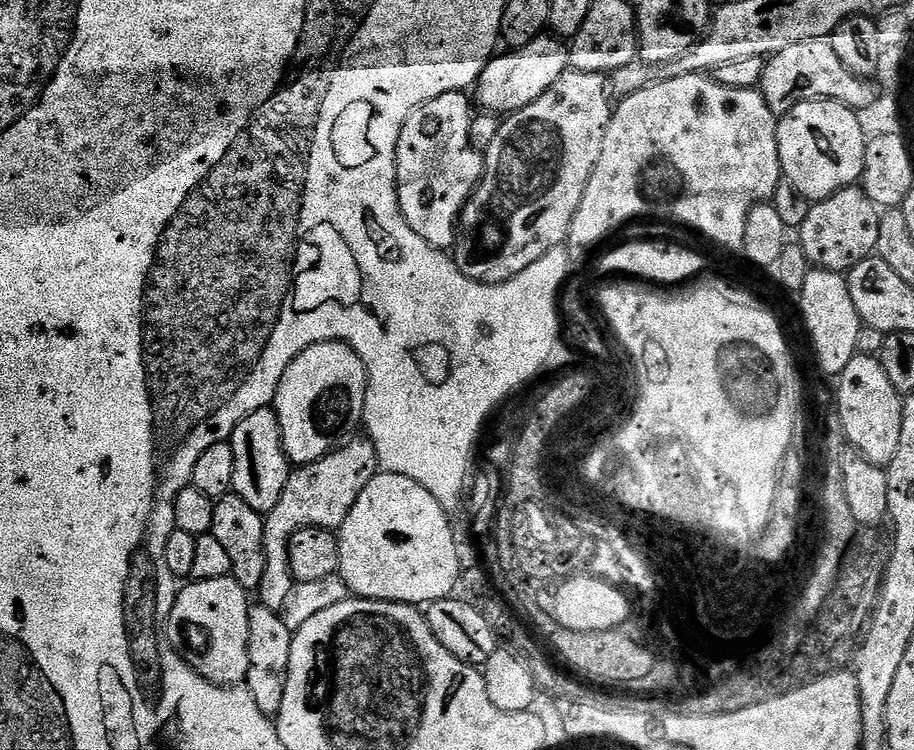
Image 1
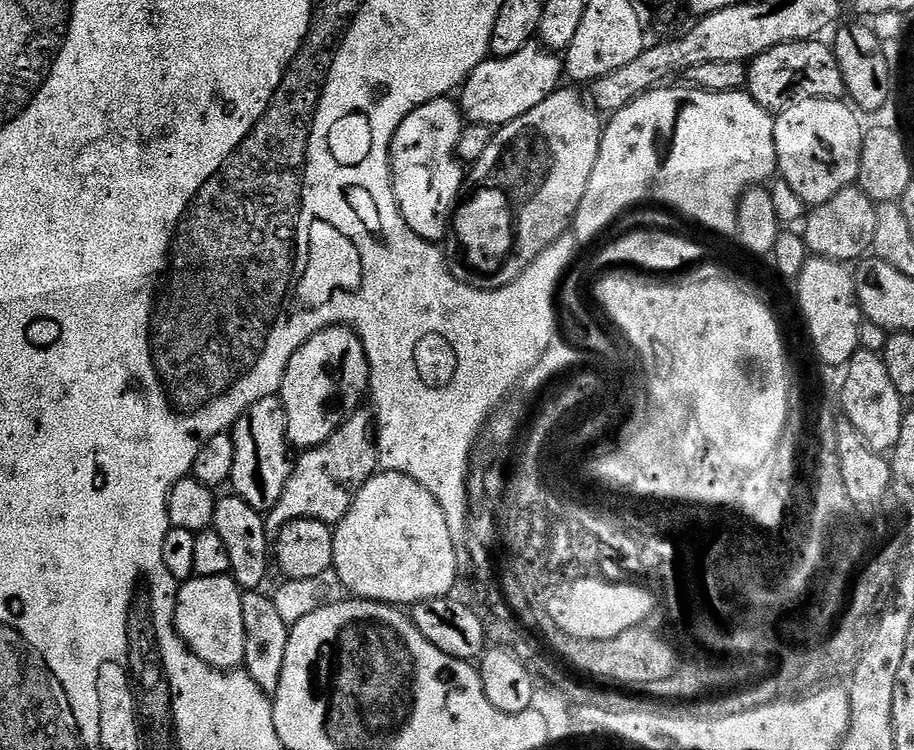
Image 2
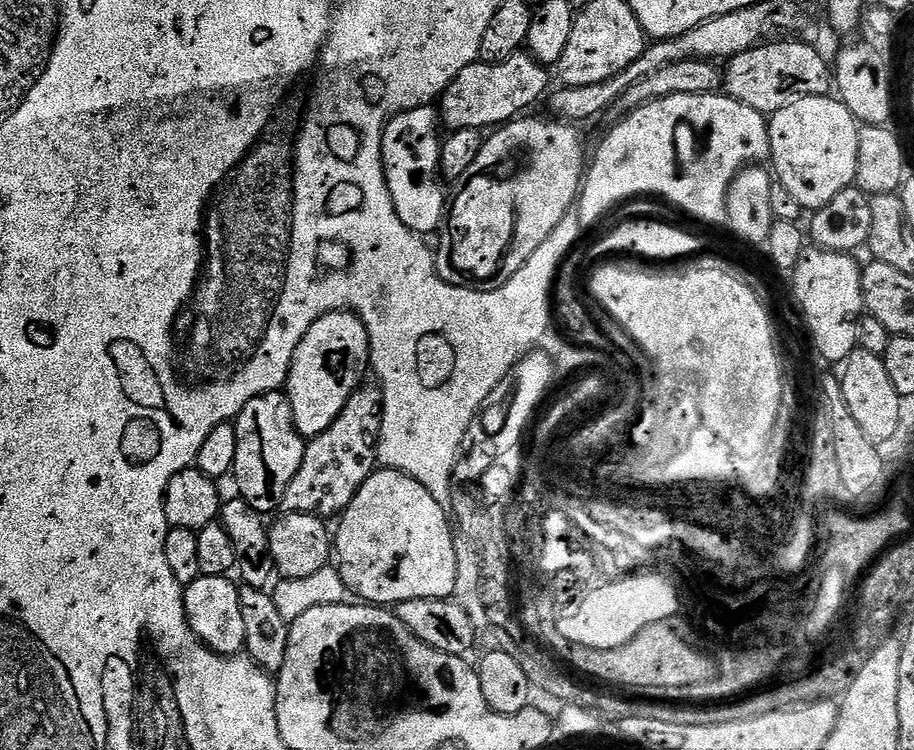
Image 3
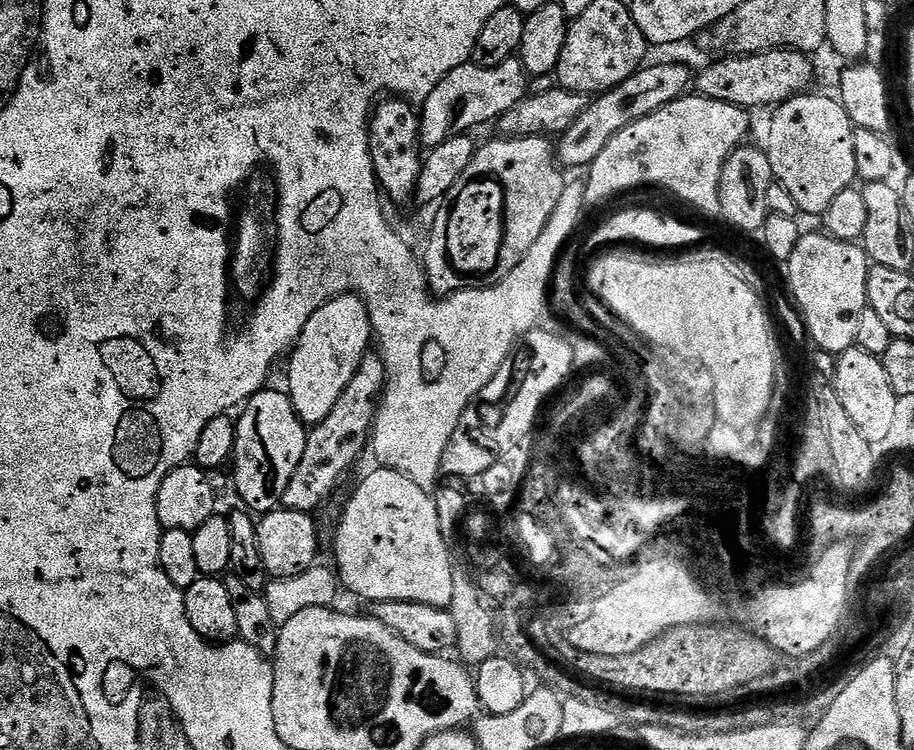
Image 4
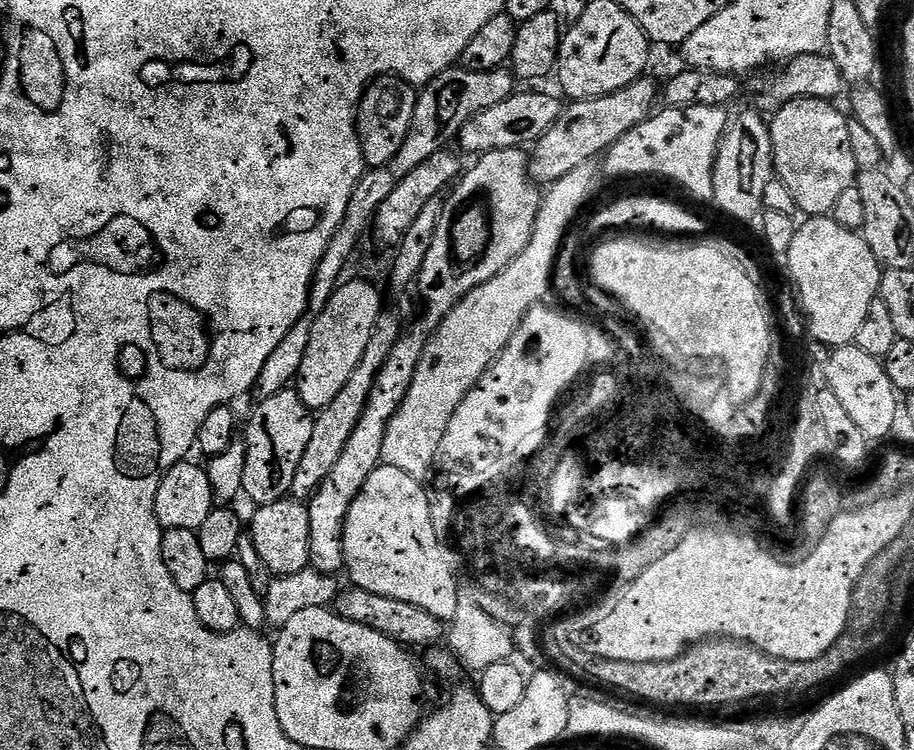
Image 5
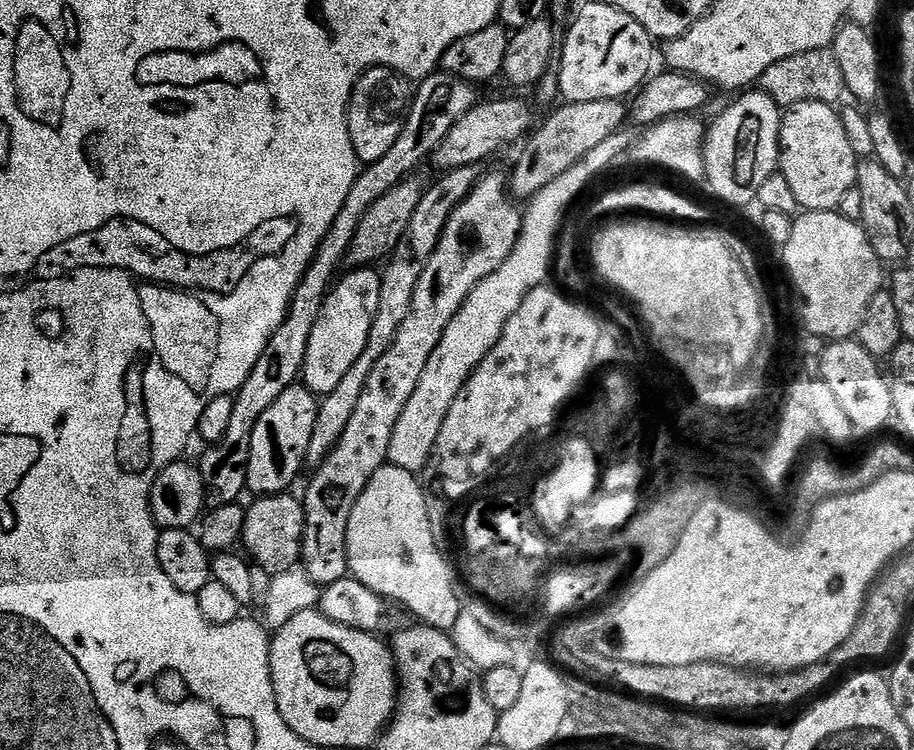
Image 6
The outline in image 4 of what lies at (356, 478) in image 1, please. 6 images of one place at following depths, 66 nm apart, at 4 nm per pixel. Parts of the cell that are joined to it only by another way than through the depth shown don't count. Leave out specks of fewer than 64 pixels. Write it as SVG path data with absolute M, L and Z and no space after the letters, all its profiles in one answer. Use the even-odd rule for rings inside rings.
M379 355L364 356L354 378L350 378L350 386L342 390L342 398L338 398L334 410L330 410L322 422L311 425L302 462L298 462L298 470L294 470L290 486L286 486L283 507L312 514L315 508L322 507L335 494L344 475L359 462L360 455L369 447L372 425L376 423L387 383L386 366Z

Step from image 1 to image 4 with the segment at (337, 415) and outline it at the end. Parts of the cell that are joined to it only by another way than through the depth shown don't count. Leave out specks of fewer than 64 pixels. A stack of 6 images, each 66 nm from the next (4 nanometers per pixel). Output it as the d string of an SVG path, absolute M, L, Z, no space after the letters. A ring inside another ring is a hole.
M341 294L333 296L327 304L323 304L309 318L302 330L300 339L291 349L292 361L288 364L288 385L286 385L286 391L294 402L294 410L300 415L300 420L305 426L322 422L322 418L326 418L326 414L330 414L330 410L334 410L338 398L342 398L342 390L346 390L346 386L350 386L350 378L354 378L362 358L369 355L368 343L371 345L373 340L374 333L368 307L365 306L359 295Z

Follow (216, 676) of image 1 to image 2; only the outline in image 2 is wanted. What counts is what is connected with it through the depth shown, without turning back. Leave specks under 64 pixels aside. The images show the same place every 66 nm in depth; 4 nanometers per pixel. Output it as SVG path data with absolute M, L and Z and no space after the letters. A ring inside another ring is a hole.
M195 575L179 585L176 594L176 633L184 640L184 645L202 658L212 668L236 670L243 665L246 654L246 622L242 622L242 598L244 592L236 585L231 575L206 578Z

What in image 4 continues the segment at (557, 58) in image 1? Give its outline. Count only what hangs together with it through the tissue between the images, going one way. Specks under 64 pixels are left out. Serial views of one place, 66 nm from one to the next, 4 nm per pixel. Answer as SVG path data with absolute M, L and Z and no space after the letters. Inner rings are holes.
M518 58L502 62L496 68L483 68L481 64L469 62L450 70L450 74L446 74L446 78L442 78L438 86L434 86L430 98L422 101L418 112L419 143L425 149L433 148L446 142L446 138L451 136L471 133L471 128L476 128L479 124L499 121L506 110L518 106L518 102L529 95L528 83L530 77Z

